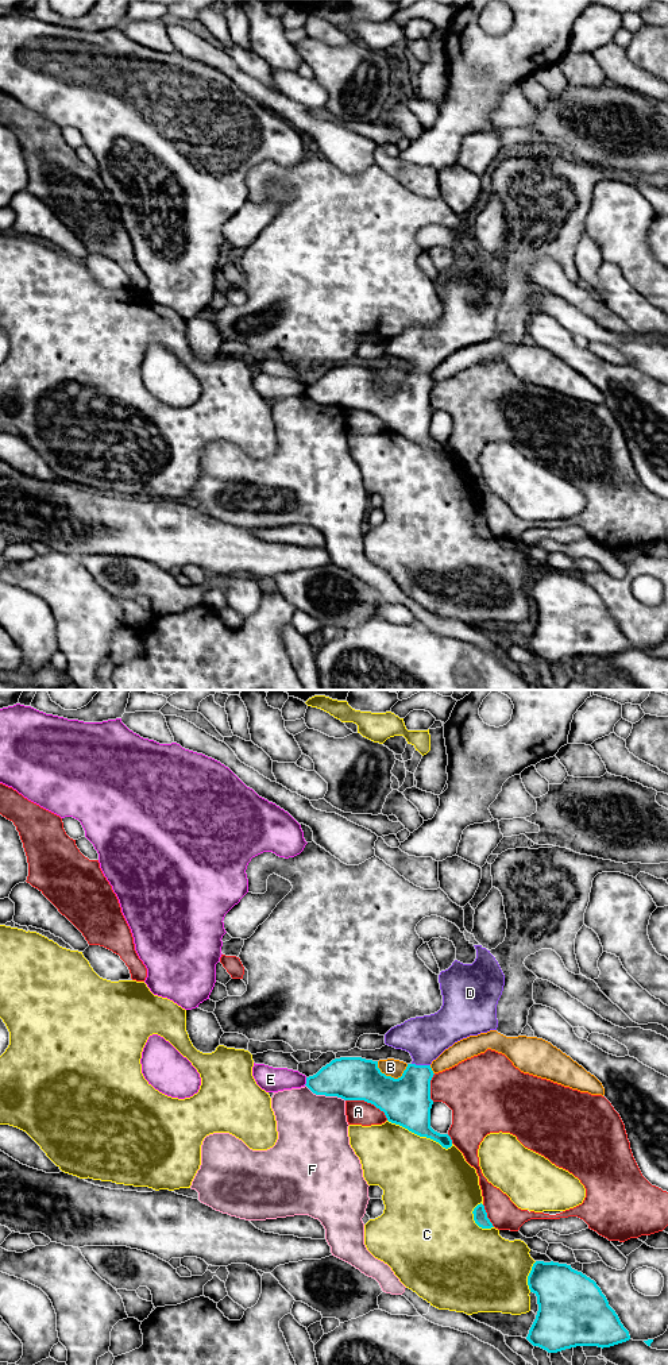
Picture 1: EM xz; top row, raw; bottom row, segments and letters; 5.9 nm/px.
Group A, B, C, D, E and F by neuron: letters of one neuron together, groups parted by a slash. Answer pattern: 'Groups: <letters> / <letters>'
Groups: A / B / C / D / E / F

